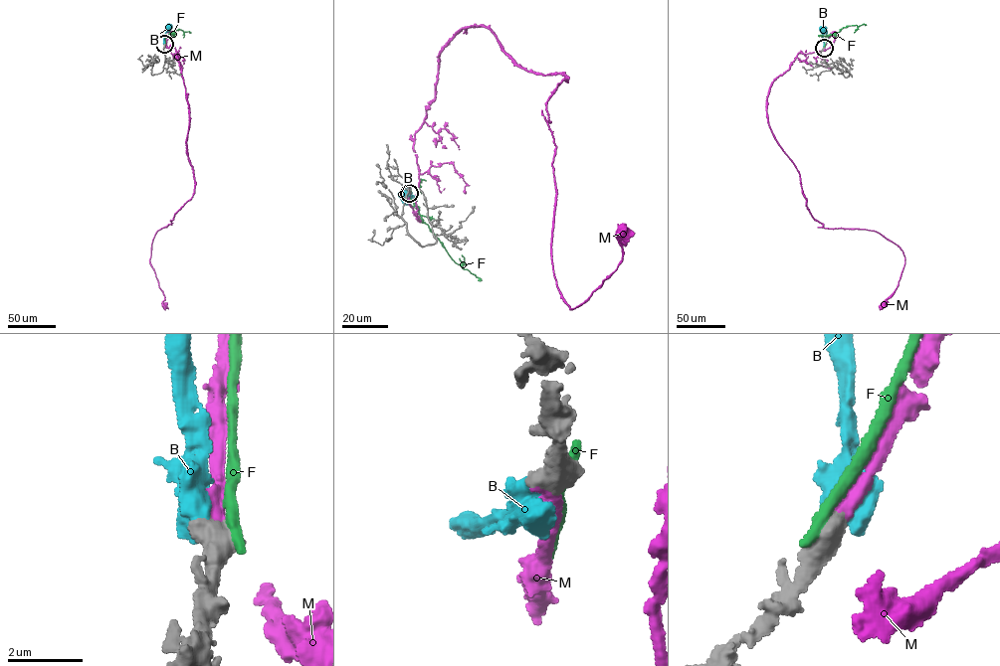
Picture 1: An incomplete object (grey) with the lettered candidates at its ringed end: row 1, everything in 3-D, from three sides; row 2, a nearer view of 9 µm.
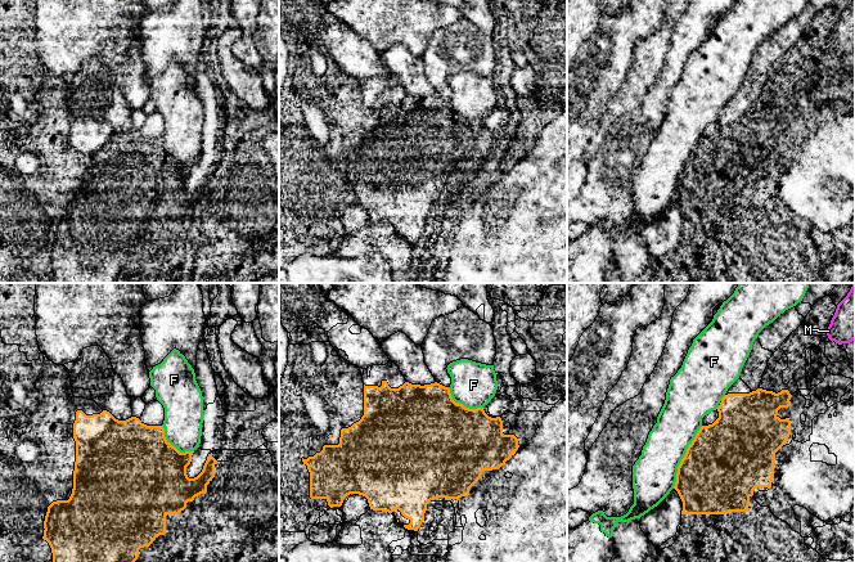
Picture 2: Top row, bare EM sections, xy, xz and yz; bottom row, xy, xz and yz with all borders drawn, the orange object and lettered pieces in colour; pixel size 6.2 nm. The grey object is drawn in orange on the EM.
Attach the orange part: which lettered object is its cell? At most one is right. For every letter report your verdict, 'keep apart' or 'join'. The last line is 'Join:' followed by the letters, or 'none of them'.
B: keep apart
F: keep apart
M: join
Join: M

